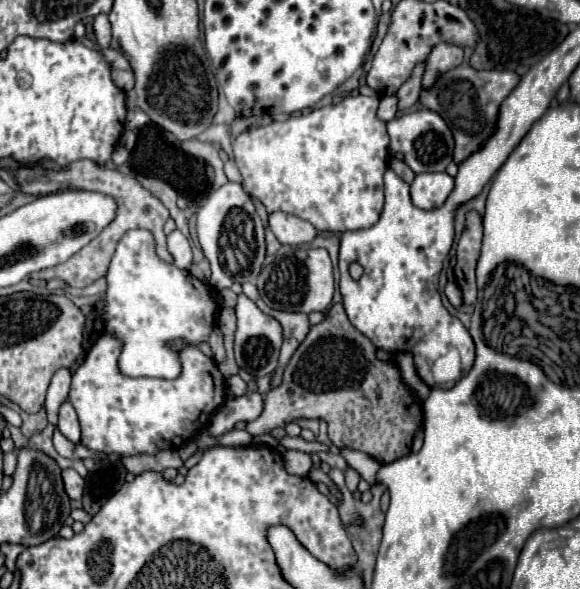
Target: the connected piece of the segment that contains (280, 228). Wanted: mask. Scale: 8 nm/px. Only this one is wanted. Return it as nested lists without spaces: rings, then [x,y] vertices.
[[[284,211],[268,213],[268,225],[278,237],[278,241],[286,245],[304,245],[304,243],[310,243],[318,235],[312,223],[296,215],[288,215]]]

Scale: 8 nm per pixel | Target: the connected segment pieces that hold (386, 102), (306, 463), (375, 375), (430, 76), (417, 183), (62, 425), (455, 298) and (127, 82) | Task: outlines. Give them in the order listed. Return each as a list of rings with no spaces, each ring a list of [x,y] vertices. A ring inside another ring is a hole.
[[[392,95],[392,97],[382,97],[380,99],[380,107],[378,107],[378,119],[382,119],[384,123],[388,123],[390,119],[394,119],[396,117],[396,95]]]
[[[286,451],[282,461],[284,461],[284,467],[286,467],[288,473],[300,475],[300,477],[308,477],[310,467],[312,467],[310,455],[302,453],[302,451]]]
[[[332,305],[326,317],[318,325],[312,325],[310,333],[300,343],[300,347],[296,349],[284,371],[284,383],[268,391],[262,415],[250,421],[246,425],[246,431],[250,435],[264,435],[300,417],[324,419],[328,423],[328,437],[336,447],[352,447],[364,451],[374,459],[378,459],[382,465],[386,465],[410,453],[412,439],[422,429],[424,413],[422,413],[422,399],[414,395],[412,389],[402,381],[398,365],[392,361],[380,361],[376,357],[374,343],[348,321],[344,307]]]
[[[446,43],[436,45],[426,61],[426,71],[422,75],[422,89],[430,89],[438,81],[438,77],[458,67],[462,61],[464,61],[464,51],[460,47],[452,47]]]
[[[424,173],[412,181],[412,201],[420,209],[440,207],[454,189],[454,179],[448,173]]]
[[[66,401],[60,407],[60,421],[58,421],[58,429],[62,431],[64,437],[68,437],[72,443],[80,441],[80,425],[78,425],[78,417],[74,407],[70,405],[70,401]]]
[[[452,279],[448,281],[448,285],[446,285],[446,289],[444,289],[444,295],[448,297],[448,301],[450,301],[452,307],[460,307],[460,305],[462,305],[462,293],[460,293],[458,285],[456,285]]]
[[[112,71],[112,79],[124,91],[130,91],[134,87],[134,75],[128,71]]]

